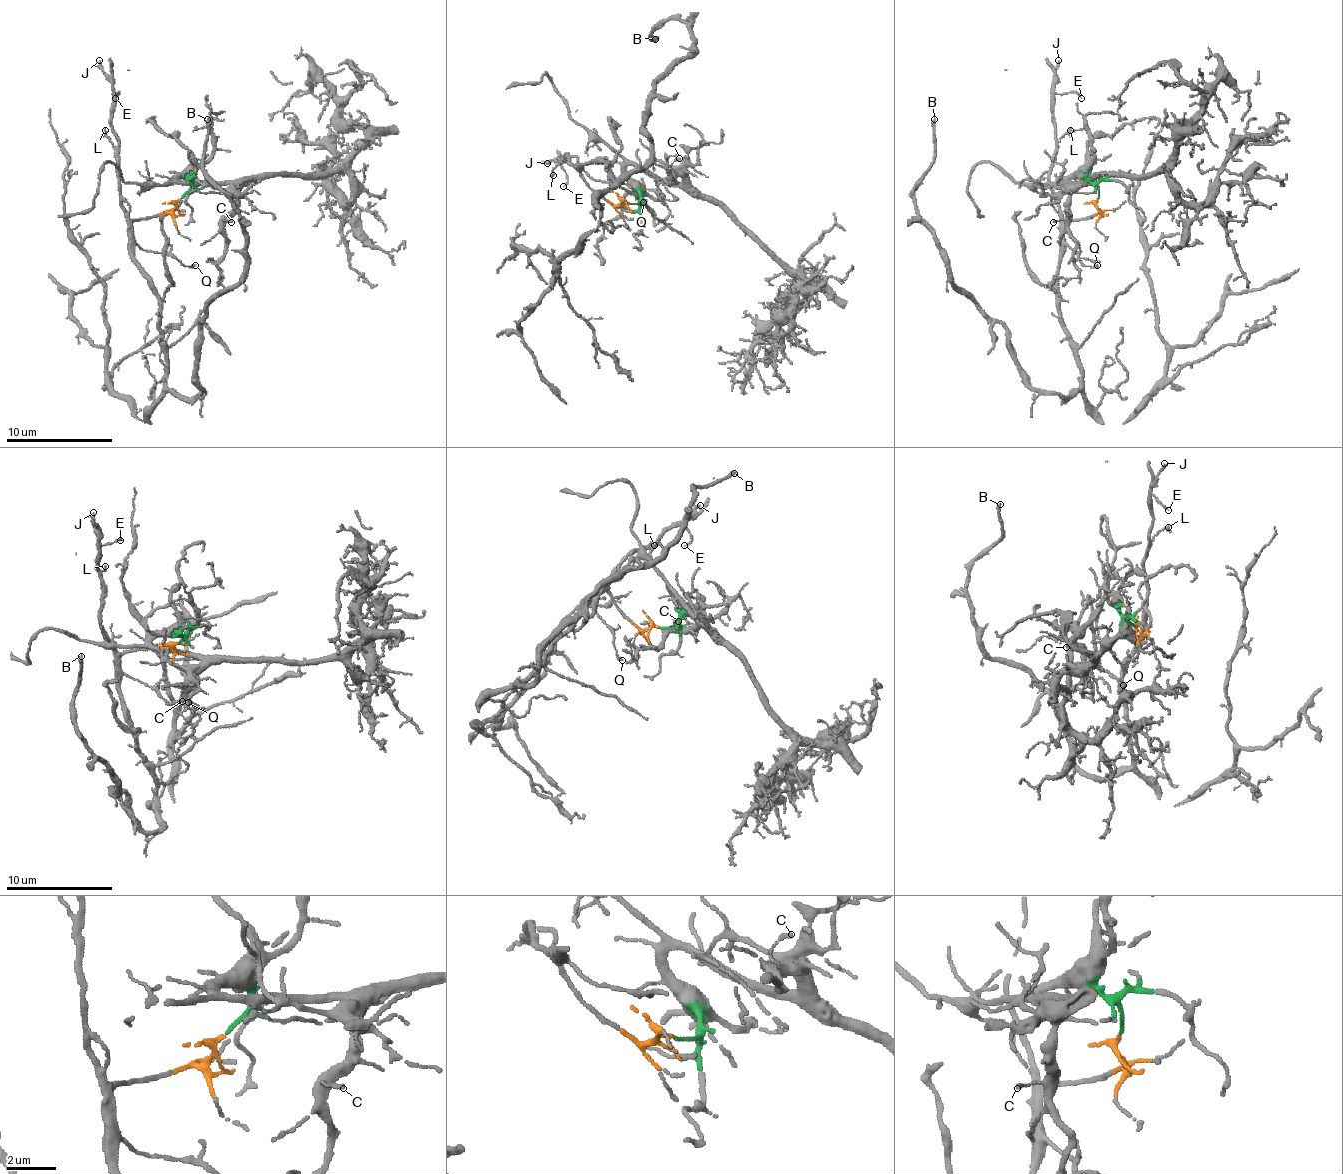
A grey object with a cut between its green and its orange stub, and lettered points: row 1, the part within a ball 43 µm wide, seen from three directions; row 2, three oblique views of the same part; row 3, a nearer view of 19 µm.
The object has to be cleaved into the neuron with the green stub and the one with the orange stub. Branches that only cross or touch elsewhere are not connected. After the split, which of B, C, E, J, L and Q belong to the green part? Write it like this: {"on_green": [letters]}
{"on_green": ["C"]}

